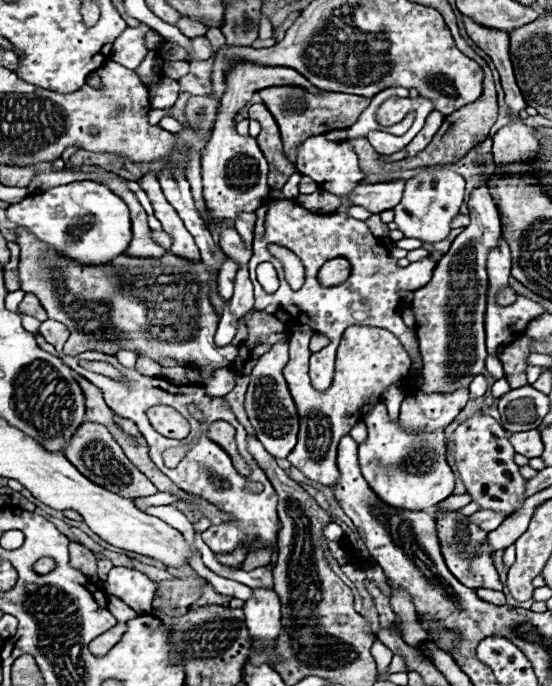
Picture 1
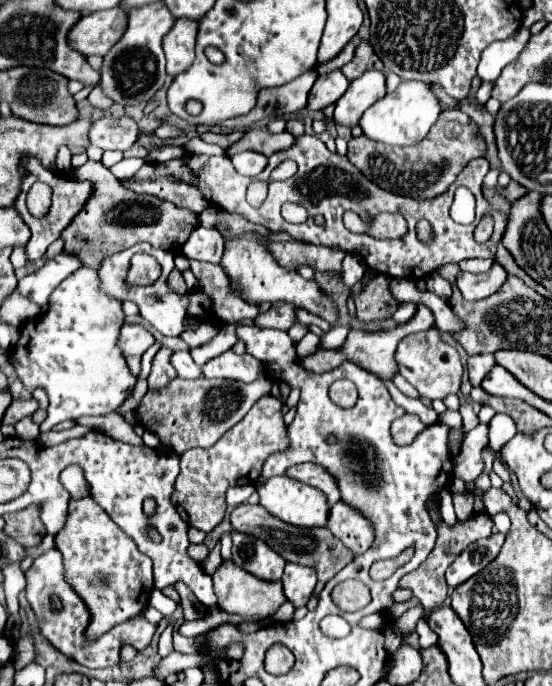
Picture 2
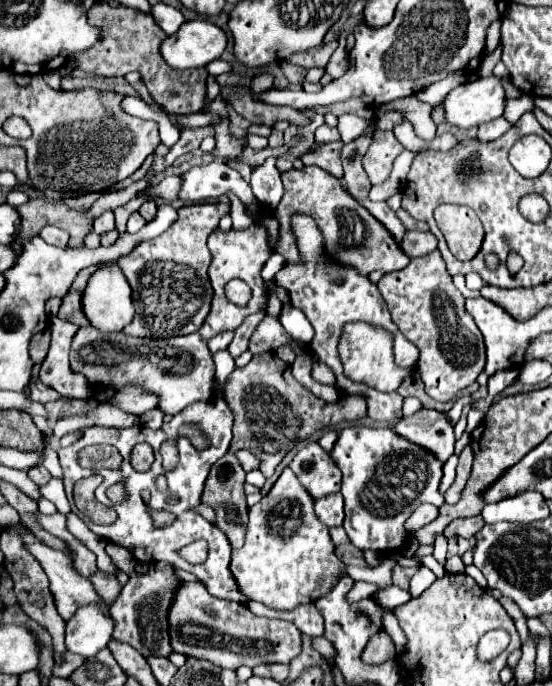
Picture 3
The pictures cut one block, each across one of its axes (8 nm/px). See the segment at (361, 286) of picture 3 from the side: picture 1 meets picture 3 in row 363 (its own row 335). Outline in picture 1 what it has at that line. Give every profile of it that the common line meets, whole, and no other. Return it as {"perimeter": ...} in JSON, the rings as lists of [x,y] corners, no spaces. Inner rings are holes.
{"perimeter":[[[268,200],[264,206],[260,206],[254,212],[257,217],[256,226],[254,226],[254,256],[248,262],[250,278],[254,282],[254,294],[256,294],[254,306],[262,310],[268,304],[276,304],[278,308],[286,310],[292,318],[296,318],[300,324],[310,326],[314,332],[324,334],[330,340],[330,344],[326,348],[312,354],[312,358],[310,358],[310,380],[316,390],[328,390],[334,376],[336,348],[338,348],[340,336],[352,324],[386,328],[392,334],[396,334],[396,338],[404,344],[406,350],[414,348],[414,358],[420,356],[418,346],[414,346],[416,336],[404,324],[404,320],[396,308],[400,302],[400,290],[406,288],[406,290],[414,292],[414,290],[424,288],[424,284],[428,284],[432,278],[432,264],[438,262],[434,256],[426,256],[424,260],[412,262],[406,268],[398,268],[396,260],[380,244],[380,240],[368,230],[368,226],[362,220],[346,216],[346,208],[350,208],[350,206],[352,204],[342,204],[342,208],[338,208],[332,214],[316,214],[306,208],[300,208],[294,200]],[[268,244],[278,244],[278,246],[288,248],[304,262],[306,284],[300,290],[292,290],[288,286],[288,282],[284,280],[282,266],[266,250]],[[330,258],[346,258],[352,266],[350,278],[336,288],[324,288],[318,282],[318,270]],[[262,262],[274,264],[274,268],[278,272],[280,288],[274,294],[264,292],[264,288],[256,280],[256,266]]]}

